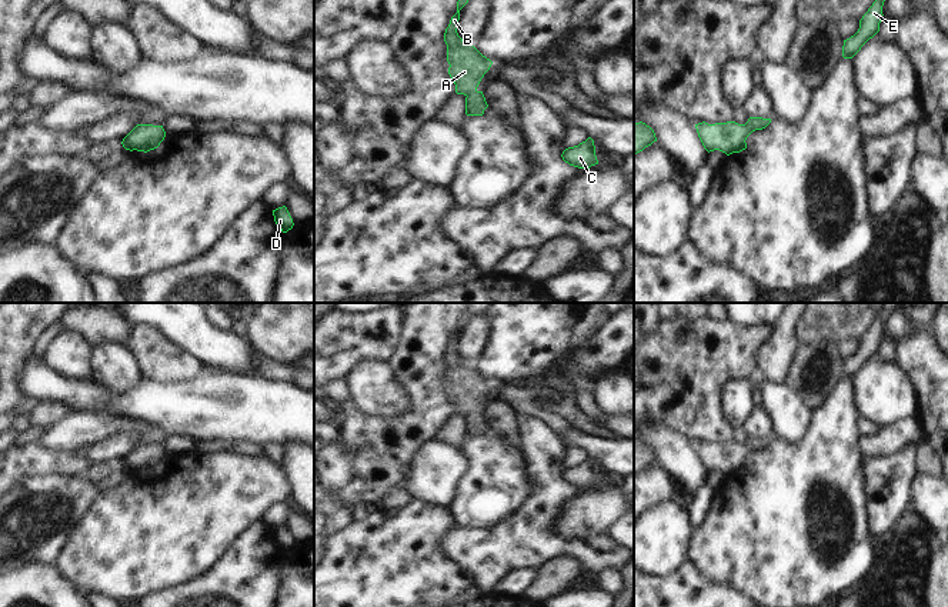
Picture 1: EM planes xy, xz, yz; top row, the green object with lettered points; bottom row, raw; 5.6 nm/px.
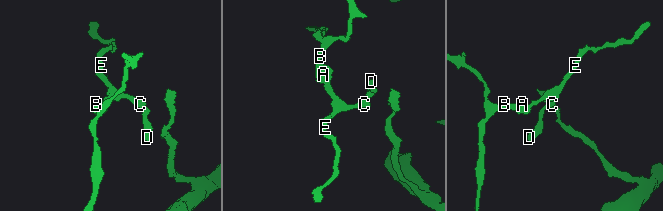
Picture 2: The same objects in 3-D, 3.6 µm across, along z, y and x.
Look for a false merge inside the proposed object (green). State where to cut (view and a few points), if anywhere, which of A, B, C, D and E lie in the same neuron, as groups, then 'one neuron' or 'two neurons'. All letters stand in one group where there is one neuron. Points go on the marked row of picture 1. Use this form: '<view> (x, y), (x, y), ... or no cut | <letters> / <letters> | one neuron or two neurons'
no cut | A B C D E | one neuron

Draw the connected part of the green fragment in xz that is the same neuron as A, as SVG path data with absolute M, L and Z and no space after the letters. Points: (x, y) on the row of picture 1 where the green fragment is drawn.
M468 0L457 1L457 13L451 17L444 33L447 61L450 64L448 74L455 84L455 93L465 96L465 114L483 116L488 104L483 91L478 91L477 87L493 61L483 56L473 44L464 43L457 33L460 10L467 3Z

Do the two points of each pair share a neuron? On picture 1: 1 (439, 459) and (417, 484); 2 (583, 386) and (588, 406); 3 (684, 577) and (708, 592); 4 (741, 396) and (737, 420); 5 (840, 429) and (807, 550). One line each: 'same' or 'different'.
1: same
2: same
3: same
4: same
5: same

